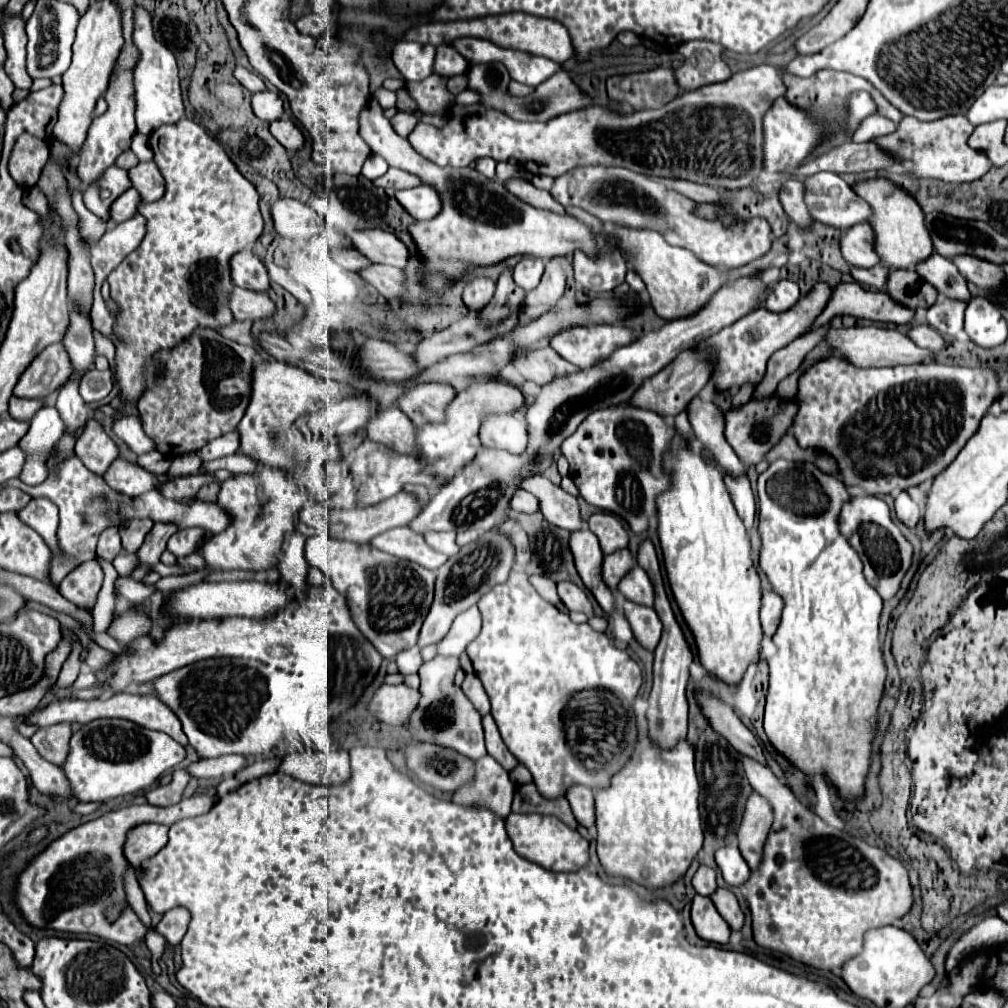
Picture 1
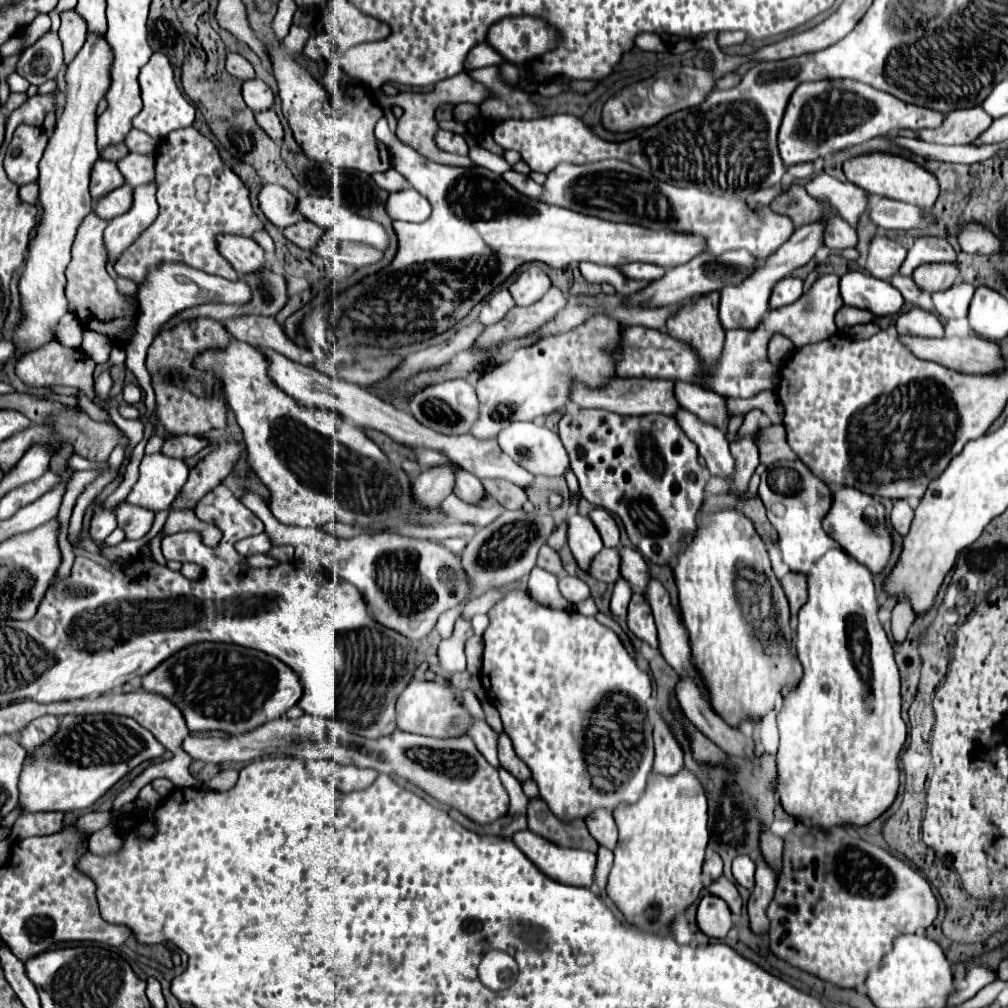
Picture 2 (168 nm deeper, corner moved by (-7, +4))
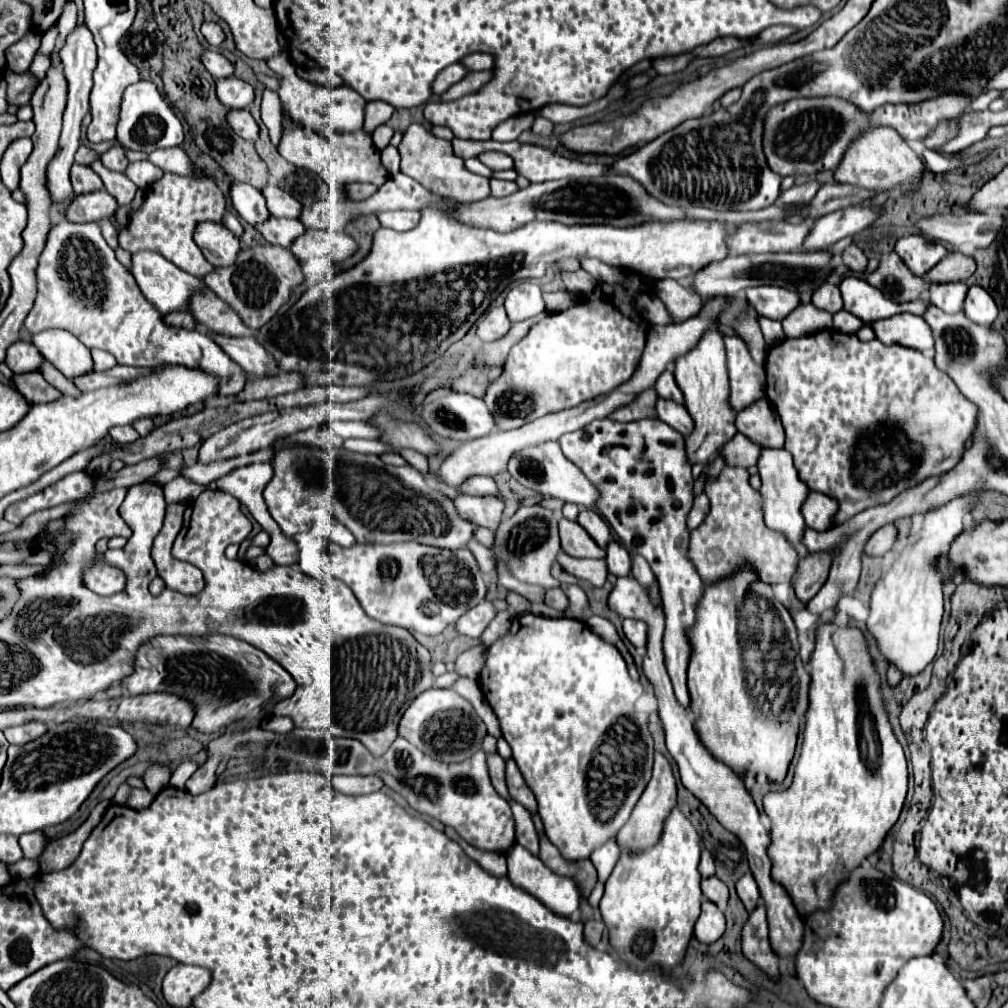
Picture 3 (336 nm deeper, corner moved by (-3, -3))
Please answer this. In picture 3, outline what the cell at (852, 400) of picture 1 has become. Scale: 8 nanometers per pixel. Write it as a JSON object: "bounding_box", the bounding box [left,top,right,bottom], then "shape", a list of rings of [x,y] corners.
{"bounding_box":[765,330,977,526],"shape":[[[819,330],[815,334],[809,336],[801,336],[801,338],[785,338],[783,342],[775,344],[769,348],[767,352],[767,362],[765,362],[765,372],[767,372],[767,388],[765,394],[767,398],[773,402],[775,410],[781,416],[783,428],[787,432],[787,440],[785,440],[785,448],[793,454],[795,460],[795,468],[799,472],[799,478],[815,492],[825,492],[827,496],[835,498],[839,504],[837,514],[833,516],[835,526],[843,524],[845,520],[853,518],[855,514],[863,512],[865,508],[871,506],[879,506],[883,502],[889,502],[891,498],[895,498],[901,490],[907,490],[911,486],[915,486],[917,482],[923,482],[929,476],[937,476],[937,474],[945,474],[949,472],[953,466],[957,466],[957,462],[961,460],[963,452],[965,452],[965,440],[971,438],[973,434],[973,426],[975,426],[975,416],[977,416],[977,408],[973,408],[973,404],[963,398],[963,394],[957,390],[955,382],[947,378],[945,372],[937,370],[933,364],[933,358],[925,356],[919,350],[913,348],[905,348],[899,344],[893,346],[885,346],[879,340],[871,340],[871,342],[861,342],[855,334],[843,334],[839,330]]]}

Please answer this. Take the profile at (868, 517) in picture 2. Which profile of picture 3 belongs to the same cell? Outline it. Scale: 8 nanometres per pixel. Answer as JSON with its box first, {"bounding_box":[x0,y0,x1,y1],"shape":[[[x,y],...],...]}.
{"bounding_box":[801,492,837,530],"shape":[[[809,492],[801,506],[801,514],[805,518],[805,524],[813,530],[827,530],[831,528],[831,516],[837,512],[837,502],[821,492]]]}

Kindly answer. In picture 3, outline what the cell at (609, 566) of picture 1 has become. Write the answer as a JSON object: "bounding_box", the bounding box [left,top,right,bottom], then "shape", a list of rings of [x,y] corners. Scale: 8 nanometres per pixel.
{"bounding_box":[557,550,607,588],"shape":[[[561,550],[557,554],[557,562],[565,572],[569,572],[569,574],[581,578],[581,580],[587,580],[597,588],[603,586],[605,580],[607,580],[607,564],[605,564],[605,560],[579,560],[579,558],[571,558],[569,554],[565,554]]]}

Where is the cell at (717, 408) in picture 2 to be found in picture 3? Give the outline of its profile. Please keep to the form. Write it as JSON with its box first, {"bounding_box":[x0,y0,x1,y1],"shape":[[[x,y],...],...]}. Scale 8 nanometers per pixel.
{"bounding_box":[655,370,683,404],"shape":[[[665,370],[665,372],[659,376],[659,380],[657,380],[657,384],[655,384],[655,390],[657,390],[657,394],[659,394],[661,398],[669,398],[669,400],[675,400],[675,402],[683,404],[683,394],[681,394],[681,390],[679,390],[679,386],[677,386],[671,370]]]}

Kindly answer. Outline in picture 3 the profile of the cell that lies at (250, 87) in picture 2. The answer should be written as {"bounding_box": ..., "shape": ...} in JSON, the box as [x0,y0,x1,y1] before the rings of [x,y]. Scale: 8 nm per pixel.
{"bounding_box":[215,76,255,110],"shape":[[[235,76],[215,80],[215,94],[217,94],[219,102],[229,110],[247,108],[253,102],[253,96],[255,96],[251,84],[239,80]]]}

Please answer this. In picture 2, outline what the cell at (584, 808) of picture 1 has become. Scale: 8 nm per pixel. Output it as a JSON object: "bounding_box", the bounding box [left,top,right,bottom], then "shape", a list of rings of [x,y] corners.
{"bounding_box":[587,809,617,849],"shape":[[[595,809],[587,819],[587,829],[589,833],[605,847],[613,849],[617,843],[617,825],[613,821],[613,815],[605,809]]]}

